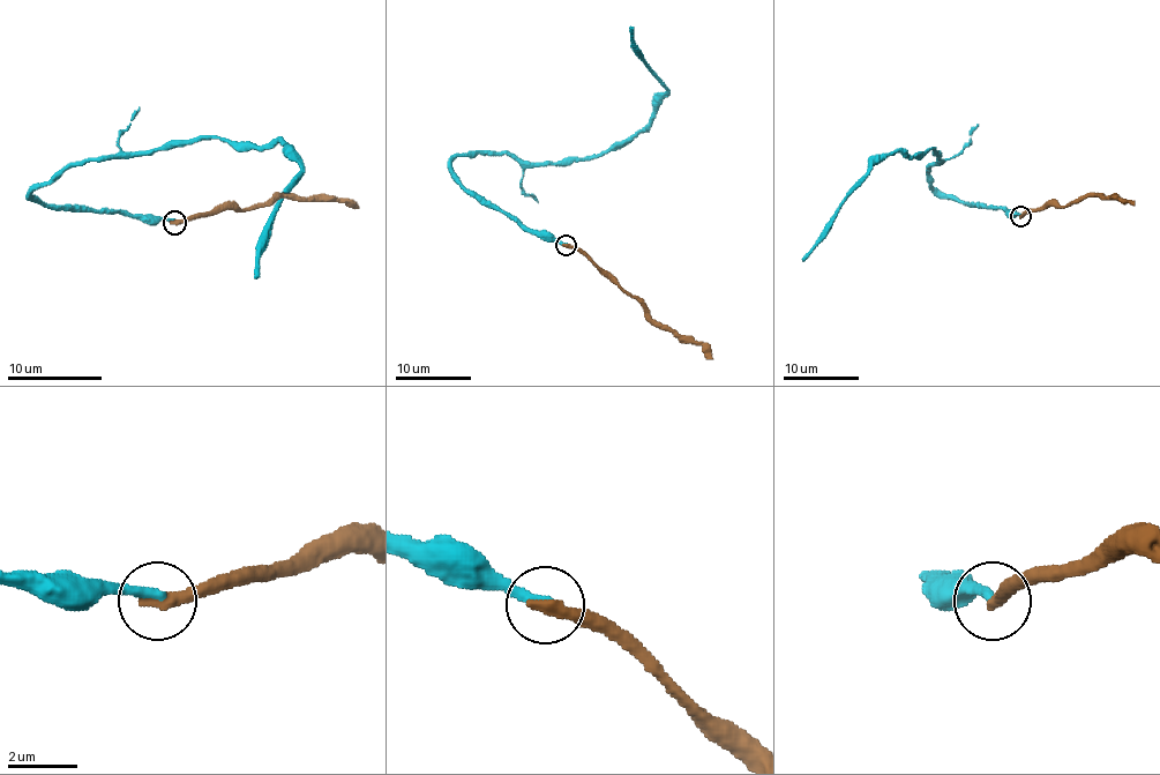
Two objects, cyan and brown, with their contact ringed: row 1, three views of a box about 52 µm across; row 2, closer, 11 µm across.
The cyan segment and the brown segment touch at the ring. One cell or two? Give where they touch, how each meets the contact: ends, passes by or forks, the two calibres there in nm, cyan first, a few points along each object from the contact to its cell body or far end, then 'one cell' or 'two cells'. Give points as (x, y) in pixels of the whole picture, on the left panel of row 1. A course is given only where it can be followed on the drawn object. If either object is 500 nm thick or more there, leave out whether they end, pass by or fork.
place (174, 222); cyan ends; brown ends; calibres 300 and 440 nm; course cyan (176, 223), (64, 210), (30, 192), (131, 151), (279, 142), (301, 176), (275, 210), (253, 277); course brown (176, 223), (227, 208), (259, 208), (275, 196), (329, 196), (351, 201), (358, 208); one cell

